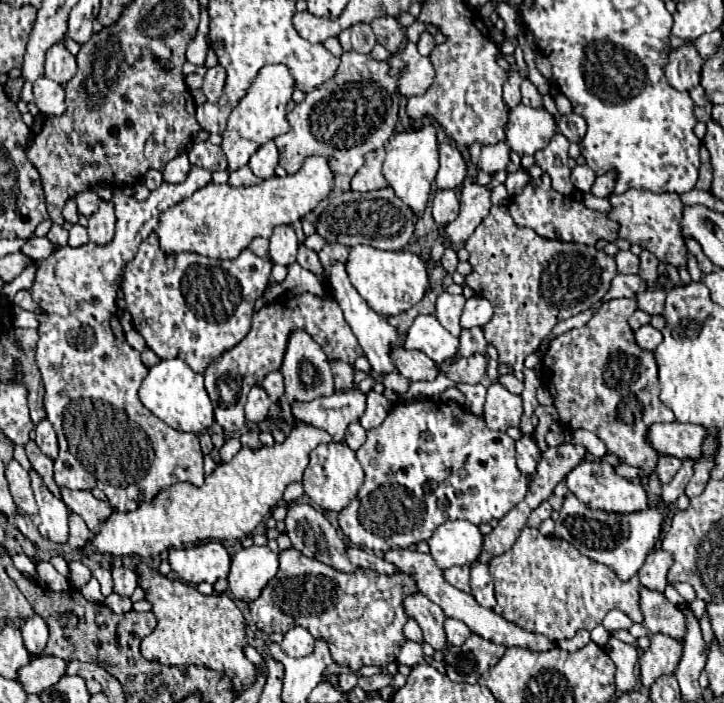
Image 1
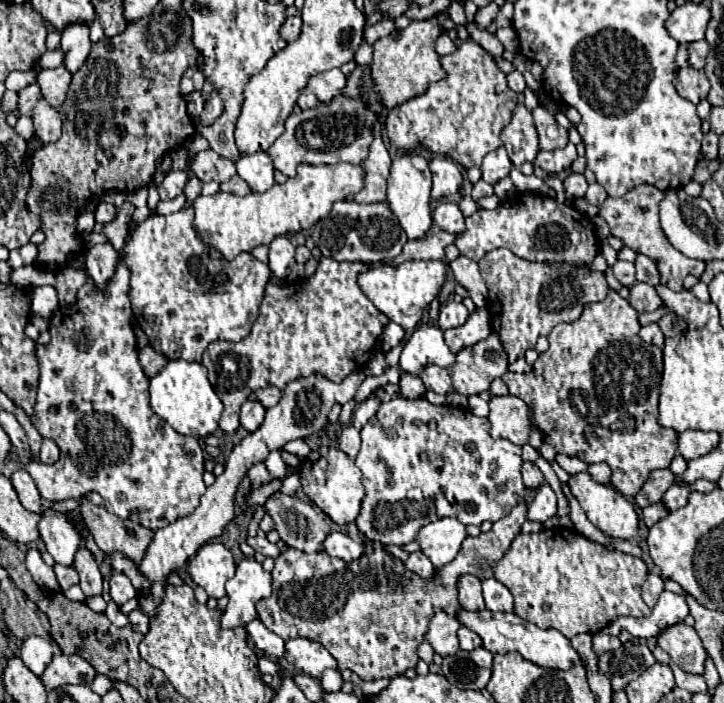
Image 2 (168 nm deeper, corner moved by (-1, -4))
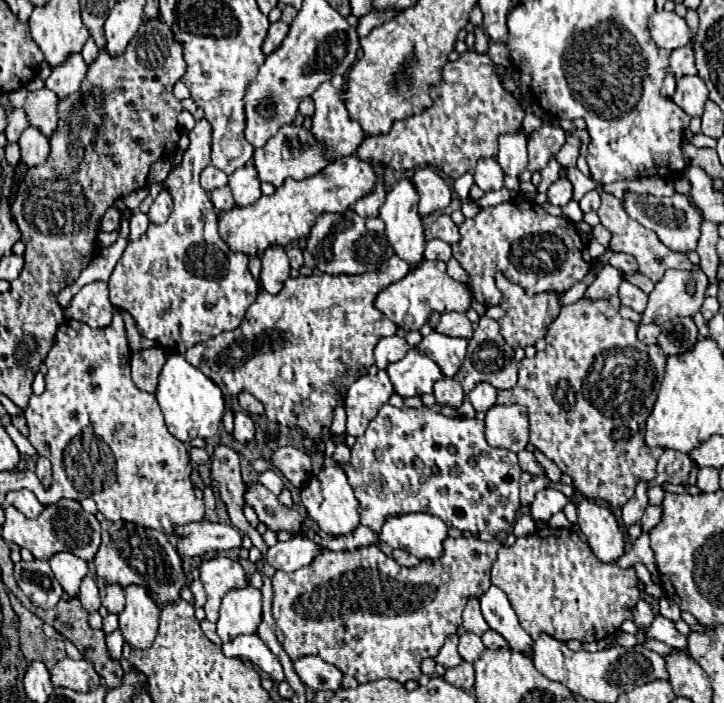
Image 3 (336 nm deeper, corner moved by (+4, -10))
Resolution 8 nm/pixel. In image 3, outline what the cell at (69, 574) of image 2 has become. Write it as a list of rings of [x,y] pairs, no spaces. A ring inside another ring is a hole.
[[[19,561],[15,565],[15,579],[21,591],[43,609],[49,609],[59,603],[63,587],[57,583],[47,561]]]

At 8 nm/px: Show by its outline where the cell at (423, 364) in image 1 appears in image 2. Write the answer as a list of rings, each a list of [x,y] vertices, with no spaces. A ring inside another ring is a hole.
[[[428,365],[422,371],[420,379],[424,381],[426,389],[432,389],[438,395],[446,395],[446,393],[452,393],[454,391],[452,379],[450,379],[450,371],[448,369],[442,369],[438,365]]]

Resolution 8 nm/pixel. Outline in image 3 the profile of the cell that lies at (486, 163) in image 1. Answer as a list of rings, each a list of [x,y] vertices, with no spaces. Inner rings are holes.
[[[489,157],[489,159],[479,159],[477,167],[475,167],[475,183],[483,189],[483,191],[499,191],[503,187],[503,171],[499,167],[499,163]]]

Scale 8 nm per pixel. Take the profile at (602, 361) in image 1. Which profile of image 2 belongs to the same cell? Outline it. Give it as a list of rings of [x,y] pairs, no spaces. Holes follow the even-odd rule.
[[[610,289],[604,301],[584,305],[580,319],[560,323],[552,329],[552,333],[548,335],[550,347],[538,355],[528,373],[508,371],[506,375],[502,375],[502,381],[512,395],[520,397],[530,405],[532,425],[542,433],[544,441],[556,449],[556,453],[580,457],[586,463],[606,463],[612,469],[610,485],[626,497],[634,497],[638,493],[634,497],[634,503],[644,509],[648,505],[660,503],[666,489],[676,481],[668,465],[676,455],[678,435],[674,433],[674,429],[662,429],[658,425],[662,349],[644,343],[638,331],[638,311],[616,291]]]

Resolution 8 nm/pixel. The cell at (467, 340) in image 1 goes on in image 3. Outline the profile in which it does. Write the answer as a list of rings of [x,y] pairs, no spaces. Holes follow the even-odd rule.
[[[471,339],[465,363],[455,377],[465,395],[483,381],[497,389],[511,389],[517,383],[513,349],[503,339]]]

